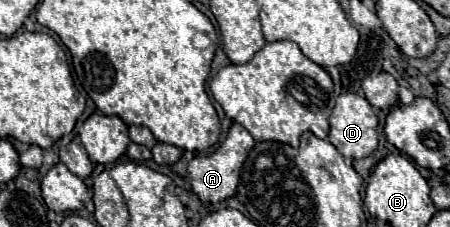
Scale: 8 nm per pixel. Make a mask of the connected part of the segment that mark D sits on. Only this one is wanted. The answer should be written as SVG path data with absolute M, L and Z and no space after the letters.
M342 93L336 99L336 105L330 113L330 133L328 141L346 157L346 159L364 159L378 147L378 117L372 105L358 93Z

